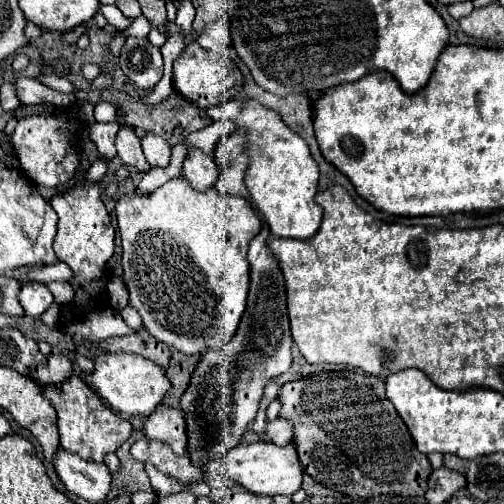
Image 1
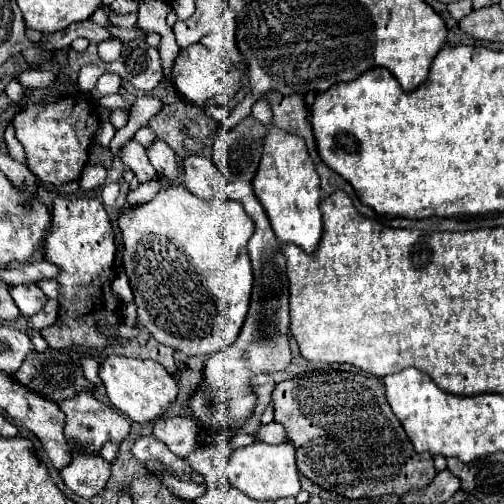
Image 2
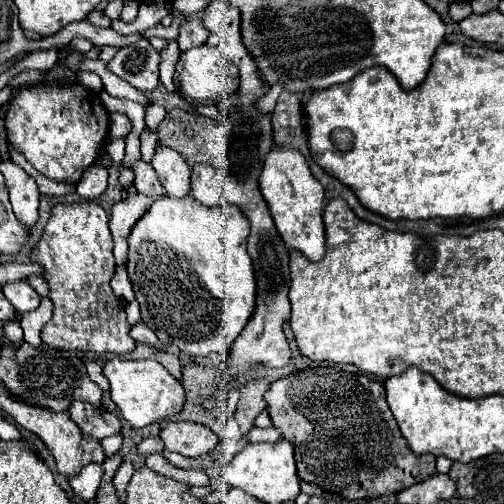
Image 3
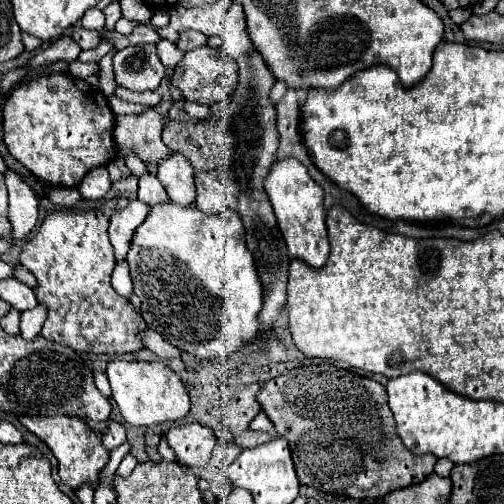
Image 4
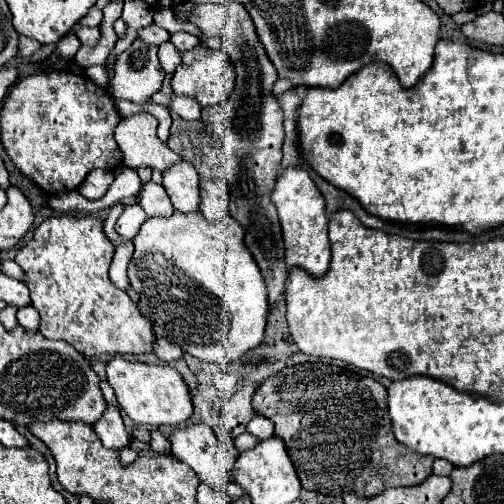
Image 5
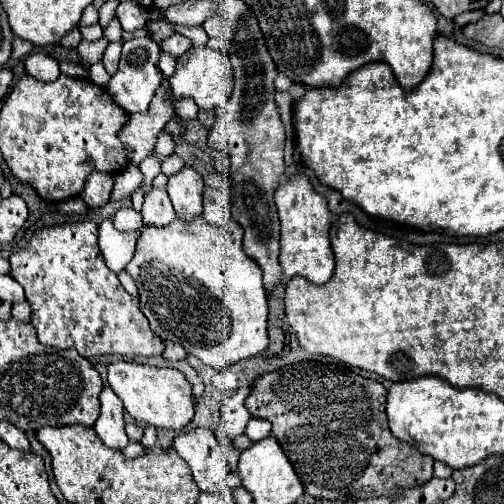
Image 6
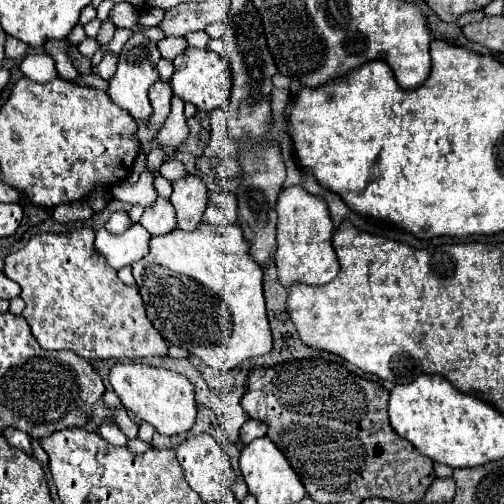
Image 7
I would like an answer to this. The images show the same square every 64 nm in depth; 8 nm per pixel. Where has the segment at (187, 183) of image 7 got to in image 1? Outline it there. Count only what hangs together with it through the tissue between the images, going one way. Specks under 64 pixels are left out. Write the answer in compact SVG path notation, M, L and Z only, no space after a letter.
M146 134L142 138L142 150L150 166L166 168L170 164L170 146L166 144L166 140L160 140L160 136Z

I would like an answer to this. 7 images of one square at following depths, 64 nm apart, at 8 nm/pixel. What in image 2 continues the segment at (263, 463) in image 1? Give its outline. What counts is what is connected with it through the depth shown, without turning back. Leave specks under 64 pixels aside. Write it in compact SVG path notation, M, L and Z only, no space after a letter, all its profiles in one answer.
M252 442L250 446L238 448L226 470L224 476L230 480L230 484L238 490L242 490L246 496L252 496L256 500L278 500L278 498L294 498L300 492L300 474L296 468L294 448L290 442L282 442L276 446L264 444L264 442Z

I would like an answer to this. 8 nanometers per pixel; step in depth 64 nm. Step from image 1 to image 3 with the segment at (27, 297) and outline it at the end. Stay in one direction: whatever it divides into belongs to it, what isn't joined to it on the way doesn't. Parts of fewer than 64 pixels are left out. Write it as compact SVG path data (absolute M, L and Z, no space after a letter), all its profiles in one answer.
M8 282L8 284L2 284L2 294L16 308L18 314L32 312L40 304L38 292L32 286L28 286L26 282Z

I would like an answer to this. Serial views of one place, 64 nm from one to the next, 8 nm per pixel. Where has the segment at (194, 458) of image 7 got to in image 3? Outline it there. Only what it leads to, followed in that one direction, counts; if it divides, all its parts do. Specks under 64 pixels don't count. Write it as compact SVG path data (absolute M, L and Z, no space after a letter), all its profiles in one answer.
M168 422L160 430L166 448L185 457L197 458L212 451L218 436L196 422Z

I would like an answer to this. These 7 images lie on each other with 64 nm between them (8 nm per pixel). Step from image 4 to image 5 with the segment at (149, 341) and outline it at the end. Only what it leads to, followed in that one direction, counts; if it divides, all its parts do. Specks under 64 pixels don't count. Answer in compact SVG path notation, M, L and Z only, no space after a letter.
M158 338L158 342L156 342L156 346L154 346L154 352L156 352L156 356L158 356L160 360L164 360L164 362L180 360L180 358L182 358L182 354L184 354L180 346L170 344L168 340L160 340L160 338Z

